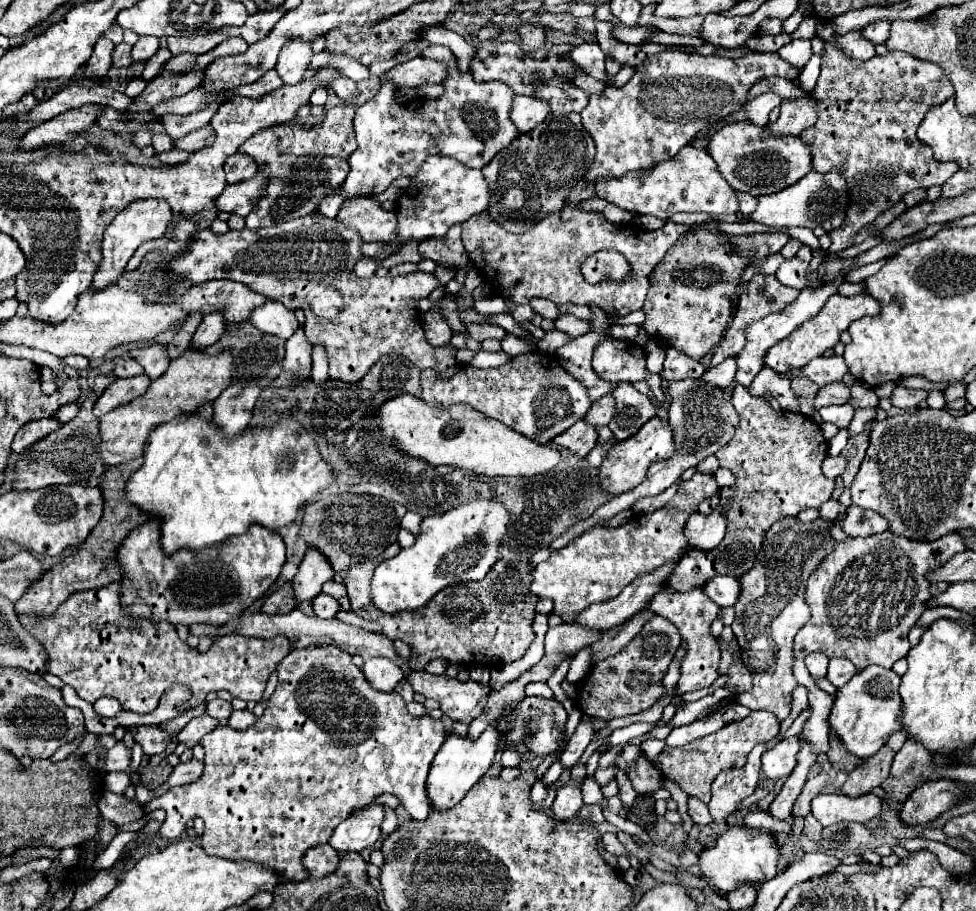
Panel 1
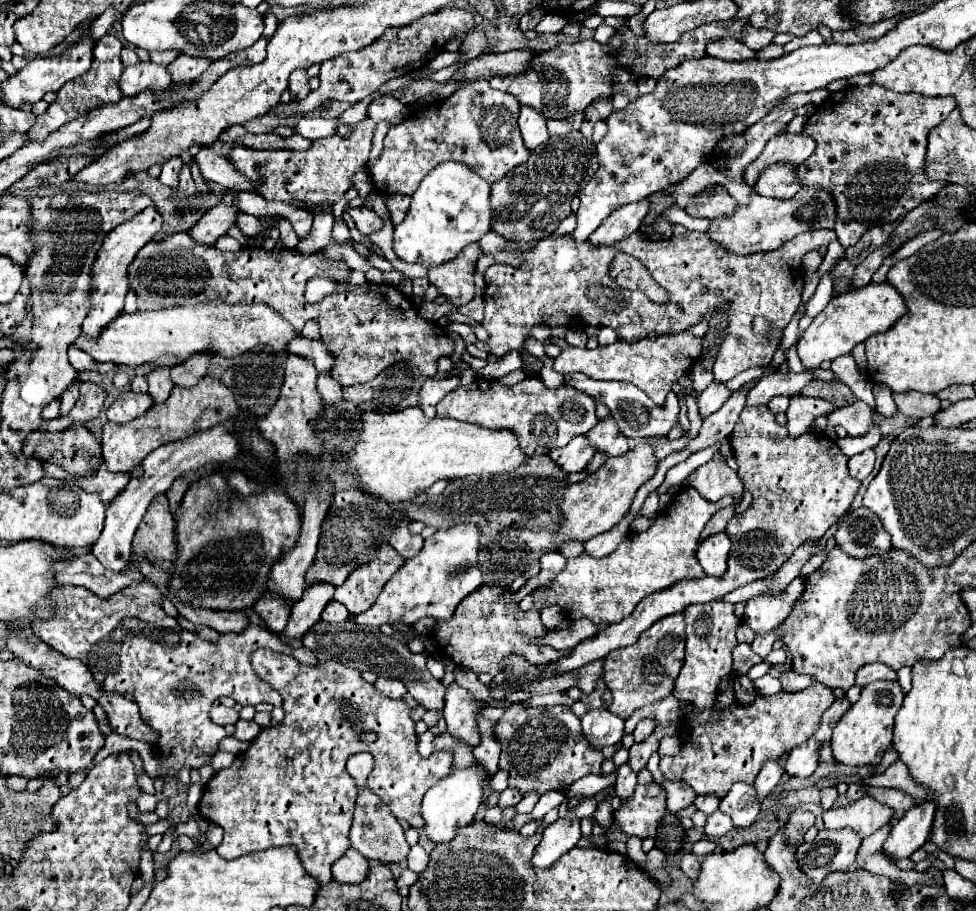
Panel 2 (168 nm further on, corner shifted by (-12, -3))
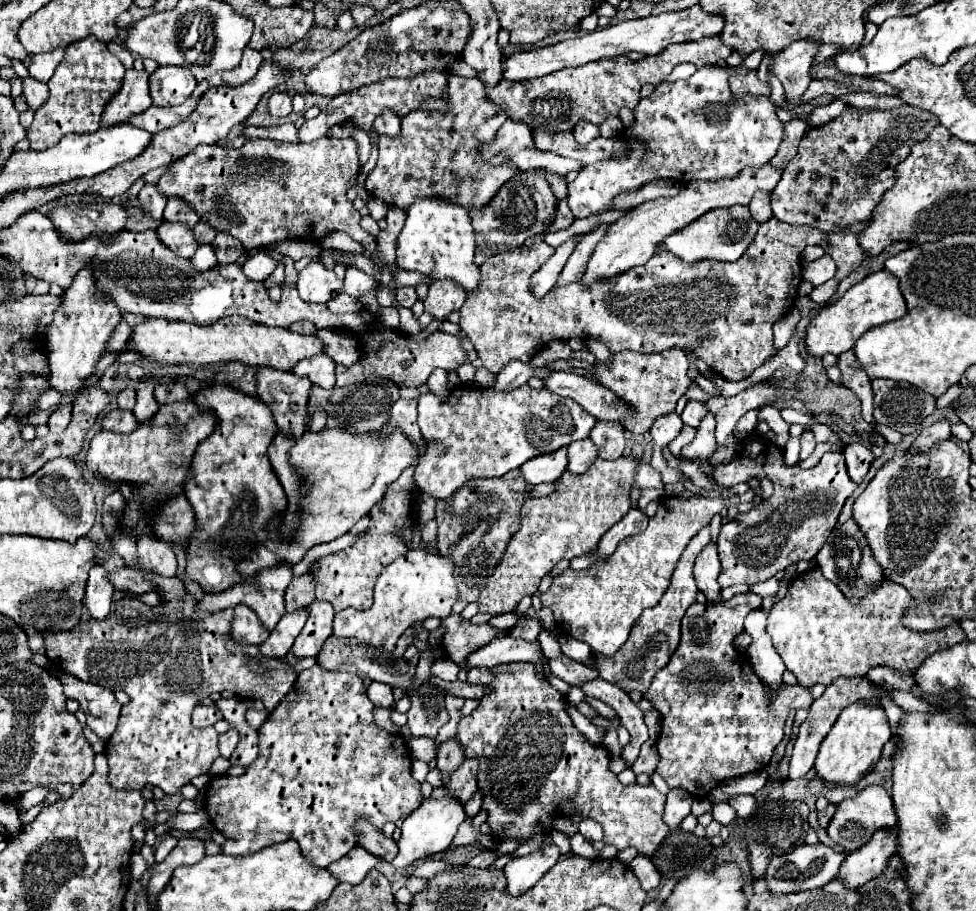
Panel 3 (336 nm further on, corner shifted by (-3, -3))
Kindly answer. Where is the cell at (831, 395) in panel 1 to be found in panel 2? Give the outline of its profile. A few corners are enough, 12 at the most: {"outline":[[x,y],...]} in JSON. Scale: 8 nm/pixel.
{"outline":[[793,396],[787,408],[791,436],[837,410],[833,402]]}

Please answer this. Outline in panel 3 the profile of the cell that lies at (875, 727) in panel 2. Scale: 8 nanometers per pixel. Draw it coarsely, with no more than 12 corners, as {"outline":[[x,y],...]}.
{"outline":[[852,704],[822,740],[816,774],[856,784],[892,732],[880,706]]}

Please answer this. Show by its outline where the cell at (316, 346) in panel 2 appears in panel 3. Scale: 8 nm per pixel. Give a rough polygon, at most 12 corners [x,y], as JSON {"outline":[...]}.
{"outline":[[326,354],[306,358],[294,366],[296,376],[312,384],[334,388],[334,360]]}

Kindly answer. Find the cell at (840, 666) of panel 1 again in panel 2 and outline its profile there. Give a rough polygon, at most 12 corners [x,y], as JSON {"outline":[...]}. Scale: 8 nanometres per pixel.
{"outline":[[885,664],[861,666],[855,674],[857,686],[875,680],[897,680],[895,670]]}

